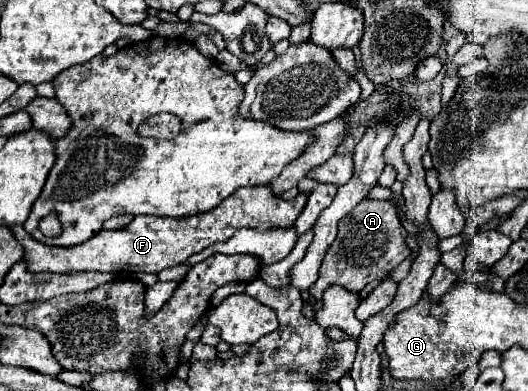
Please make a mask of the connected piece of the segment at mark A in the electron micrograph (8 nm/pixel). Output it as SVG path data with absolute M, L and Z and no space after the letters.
M363 199L347 217L341 219L337 239L329 247L319 269L319 279L311 285L309 295L321 299L323 289L329 285L341 285L359 293L367 283L387 279L387 275L409 257L409 253L411 251L405 245L405 229L401 227L395 205L391 201Z

